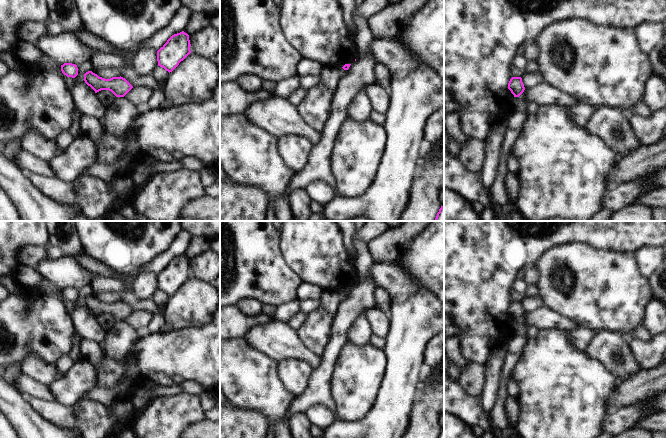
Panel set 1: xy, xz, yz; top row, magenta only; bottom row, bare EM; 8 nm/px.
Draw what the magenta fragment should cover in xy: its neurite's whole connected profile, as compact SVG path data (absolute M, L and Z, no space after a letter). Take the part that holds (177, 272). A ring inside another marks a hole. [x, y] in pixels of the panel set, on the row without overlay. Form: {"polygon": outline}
{"polygon": "M184 255L172 259L157 275L158 290L172 296L191 277L190 270L189 259Z"}

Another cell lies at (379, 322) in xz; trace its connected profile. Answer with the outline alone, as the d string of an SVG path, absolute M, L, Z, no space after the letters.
M380 307L365 309L363 314L371 325L371 333L378 337L386 337L389 332L389 318Z

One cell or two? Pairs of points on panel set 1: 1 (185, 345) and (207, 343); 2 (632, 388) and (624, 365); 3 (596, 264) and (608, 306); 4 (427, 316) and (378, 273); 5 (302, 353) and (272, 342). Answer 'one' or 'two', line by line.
1: one
2: two
3: one
4: one
5: one

